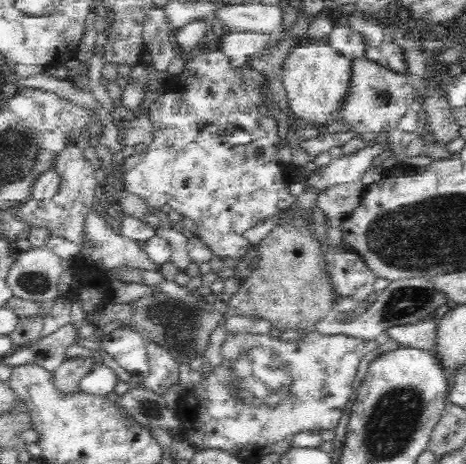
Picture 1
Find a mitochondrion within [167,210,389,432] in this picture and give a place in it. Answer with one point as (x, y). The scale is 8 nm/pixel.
(248, 377)

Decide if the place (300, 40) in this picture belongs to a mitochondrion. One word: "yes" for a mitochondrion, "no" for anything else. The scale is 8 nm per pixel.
no

